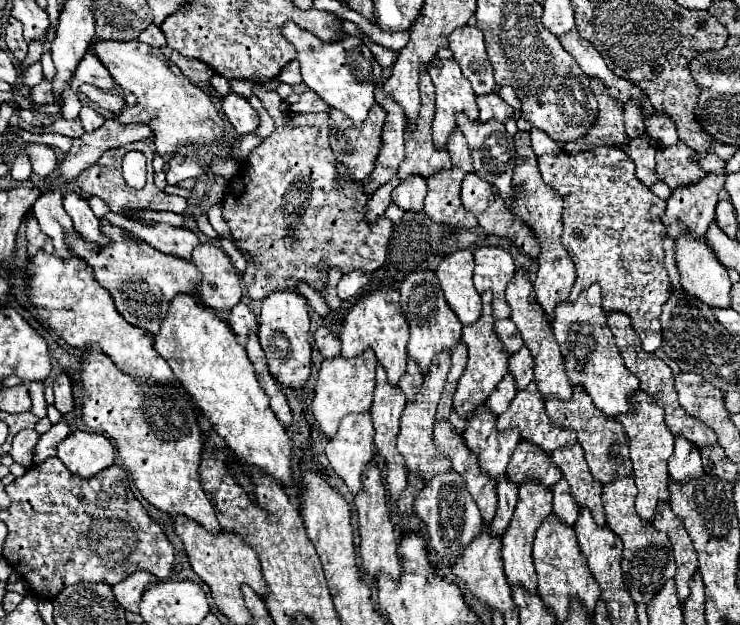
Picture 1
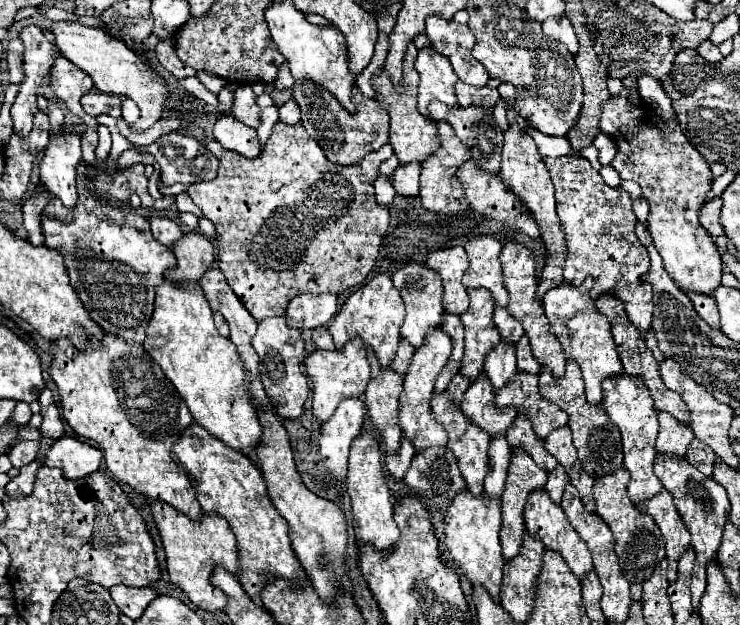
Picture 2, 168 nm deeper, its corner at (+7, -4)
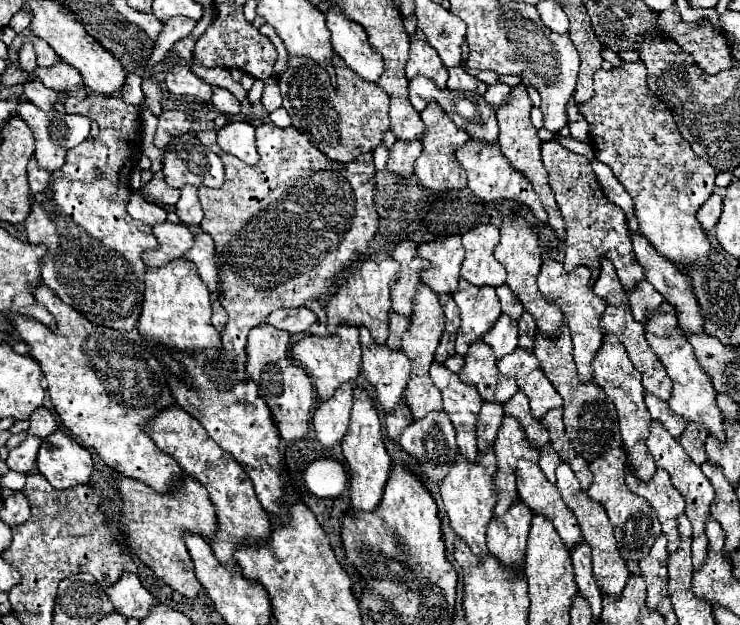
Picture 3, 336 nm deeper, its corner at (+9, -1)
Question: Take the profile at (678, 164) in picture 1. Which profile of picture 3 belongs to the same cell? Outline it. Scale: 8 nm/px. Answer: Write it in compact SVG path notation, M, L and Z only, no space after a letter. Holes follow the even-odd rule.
M636 61L636 63L622 63L620 67L614 67L610 71L604 69L596 71L594 97L582 103L580 113L588 121L588 137L596 153L596 159L600 163L606 163L612 169L614 177L630 193L634 201L634 215L638 219L642 235L668 261L694 263L710 255L710 243L696 219L696 211L712 195L718 171L692 151L690 143L680 135L676 121L672 119L672 113L668 109L658 109L658 105L664 103L660 103L660 99L656 99L656 95L652 95L652 91L646 85L644 61Z

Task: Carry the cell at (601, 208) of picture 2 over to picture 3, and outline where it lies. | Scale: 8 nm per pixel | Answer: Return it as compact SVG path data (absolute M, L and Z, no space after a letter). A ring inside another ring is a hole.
M544 141L542 143L542 163L550 175L550 185L554 189L558 207L562 211L564 223L566 223L566 257L564 257L564 267L566 271L572 271L578 265L586 265L592 271L592 283L598 279L600 271L600 259L608 257L616 273L620 277L620 283L624 285L626 291L634 289L642 279L644 279L644 269L634 257L632 243L628 237L628 225L626 225L626 215L620 207L610 203L590 169L590 161L582 155L576 155L562 147L556 141Z

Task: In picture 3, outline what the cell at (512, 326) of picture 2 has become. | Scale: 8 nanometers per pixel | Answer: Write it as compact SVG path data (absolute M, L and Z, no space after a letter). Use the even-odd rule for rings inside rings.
M502 285L502 287L496 287L496 293L498 293L498 299L502 303L502 311L514 319L518 319L524 311L522 303L518 301L518 297L512 293L512 289L508 285Z

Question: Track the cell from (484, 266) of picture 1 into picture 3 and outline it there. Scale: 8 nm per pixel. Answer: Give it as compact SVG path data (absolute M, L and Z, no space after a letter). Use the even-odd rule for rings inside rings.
M478 225L462 235L466 257L460 275L472 285L500 287L506 283L506 269L494 259L492 251L498 245L500 233L494 225Z

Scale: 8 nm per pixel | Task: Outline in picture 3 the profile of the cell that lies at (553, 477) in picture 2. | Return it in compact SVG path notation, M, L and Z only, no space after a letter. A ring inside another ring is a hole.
M550 443L548 447L542 447L542 449L540 449L540 461L538 461L538 465L542 467L544 475L546 475L552 483L556 481L556 477L554 477L554 469L556 469L560 463L562 463L562 459L560 459L560 455L554 451L552 443Z

